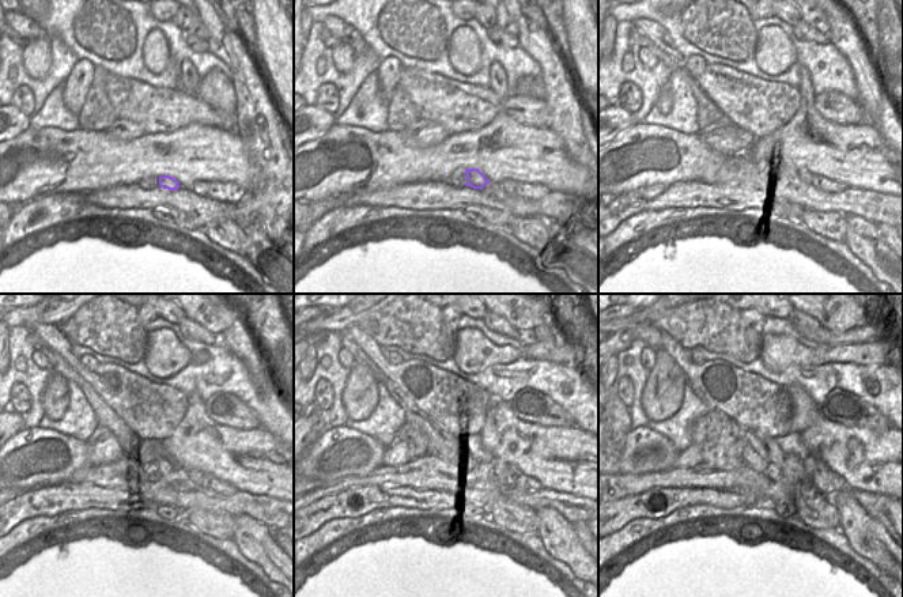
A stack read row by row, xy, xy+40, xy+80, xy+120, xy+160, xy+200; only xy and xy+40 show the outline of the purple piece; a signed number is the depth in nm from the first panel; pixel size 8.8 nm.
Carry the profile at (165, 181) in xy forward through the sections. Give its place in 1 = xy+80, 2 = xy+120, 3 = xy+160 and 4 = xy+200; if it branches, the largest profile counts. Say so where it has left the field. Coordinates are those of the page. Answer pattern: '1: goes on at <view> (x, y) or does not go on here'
1: goes on at xy+80 (771, 170)
2: goes on at xy+120 (155, 471)
3: goes on at xy+160 (469, 450)
4: goes on at xy+200 (777, 456)

